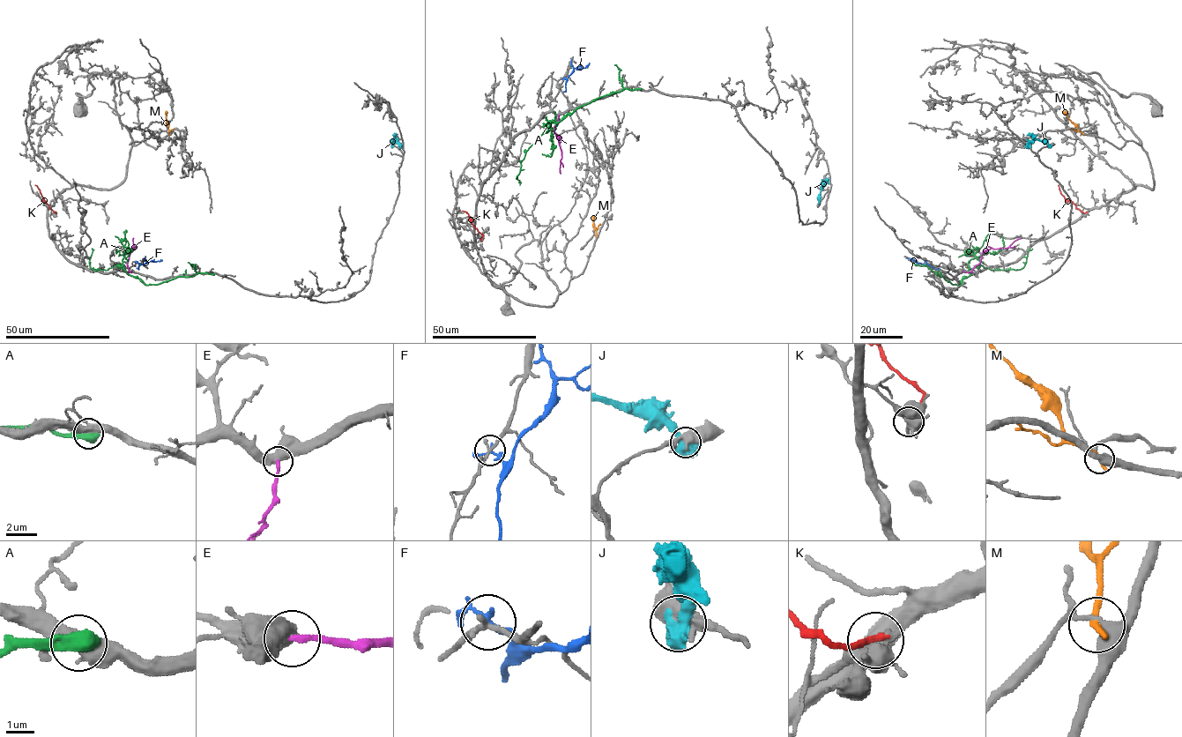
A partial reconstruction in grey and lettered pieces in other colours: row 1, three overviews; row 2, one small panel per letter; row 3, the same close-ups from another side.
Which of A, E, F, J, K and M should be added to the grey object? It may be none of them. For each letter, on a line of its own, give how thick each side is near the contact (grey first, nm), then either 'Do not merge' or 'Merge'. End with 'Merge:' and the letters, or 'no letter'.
A: Thickness 440 nm (grey) against 650 nm. Do not merge
E: Thickness 500 nm (grey) against 200 nm. Do not merge
F: Thickness 220 nm (grey) against 180 nm. Do not merge
J: Thickness 550 nm (grey) against 900 nm. Do not merge
K: Thickness 400 nm (grey) against 260 nm. Do not merge
M: Thickness 360 nm (grey) against 320 nm. Do not merge
Merge: no letter

